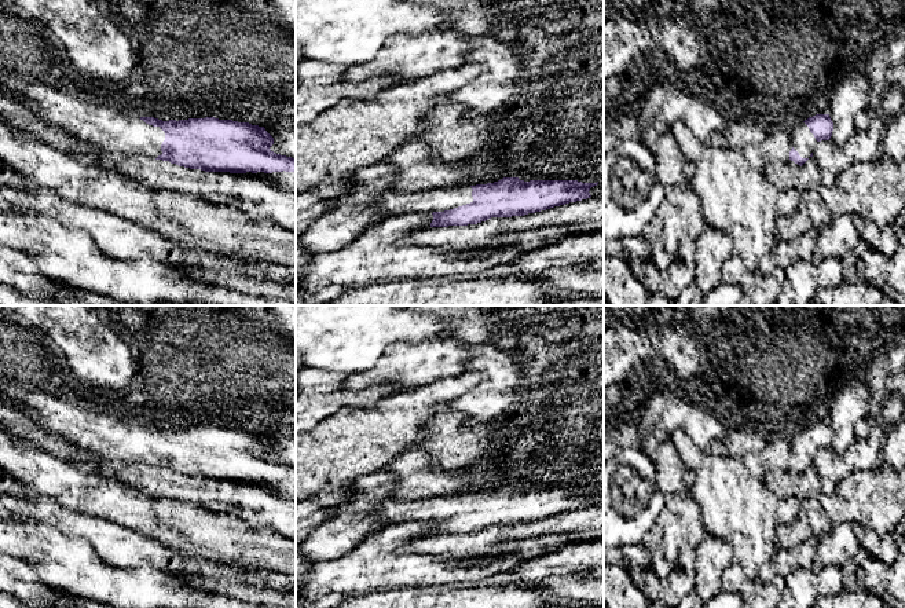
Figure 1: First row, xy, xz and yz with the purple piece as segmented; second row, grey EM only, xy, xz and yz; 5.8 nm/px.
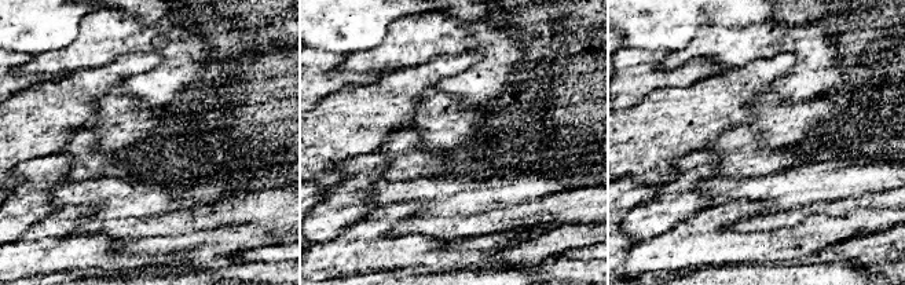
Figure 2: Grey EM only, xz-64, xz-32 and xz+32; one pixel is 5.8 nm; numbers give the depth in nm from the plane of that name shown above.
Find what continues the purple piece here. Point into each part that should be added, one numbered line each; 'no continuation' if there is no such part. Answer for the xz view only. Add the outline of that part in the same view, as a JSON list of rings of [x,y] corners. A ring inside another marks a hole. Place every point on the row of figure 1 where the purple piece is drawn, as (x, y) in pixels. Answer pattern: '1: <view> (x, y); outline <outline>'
1: xz (438, 200); outline [[[470,186],[432,188],[428,191],[388,191],[374,199],[374,205],[389,216],[429,215],[473,202]]]

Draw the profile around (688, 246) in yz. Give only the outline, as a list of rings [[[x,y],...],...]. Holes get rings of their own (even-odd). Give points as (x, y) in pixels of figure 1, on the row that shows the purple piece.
[[[711,227],[699,238],[684,238],[679,243],[679,256],[693,264],[693,286],[703,296],[721,283],[721,268],[734,252],[730,238]]]

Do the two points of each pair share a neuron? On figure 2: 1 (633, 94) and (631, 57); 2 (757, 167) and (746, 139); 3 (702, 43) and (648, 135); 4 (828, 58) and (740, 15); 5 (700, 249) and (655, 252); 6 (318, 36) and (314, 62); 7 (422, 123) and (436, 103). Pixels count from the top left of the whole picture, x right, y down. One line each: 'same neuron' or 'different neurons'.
1: same neuron
2: same neuron
3: different neurons
4: different neurons
5: same neuron
6: different neurons
7: same neuron

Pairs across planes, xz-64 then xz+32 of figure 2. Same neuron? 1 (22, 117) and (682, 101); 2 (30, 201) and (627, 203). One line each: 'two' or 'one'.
1: one
2: two

